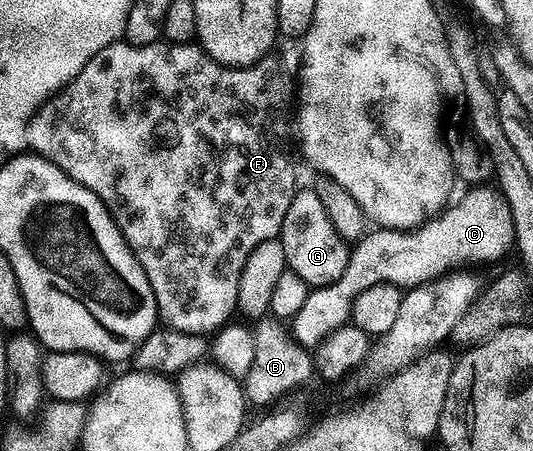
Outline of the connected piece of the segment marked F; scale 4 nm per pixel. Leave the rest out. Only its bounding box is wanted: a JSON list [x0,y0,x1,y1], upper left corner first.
[27,40,297,335]

